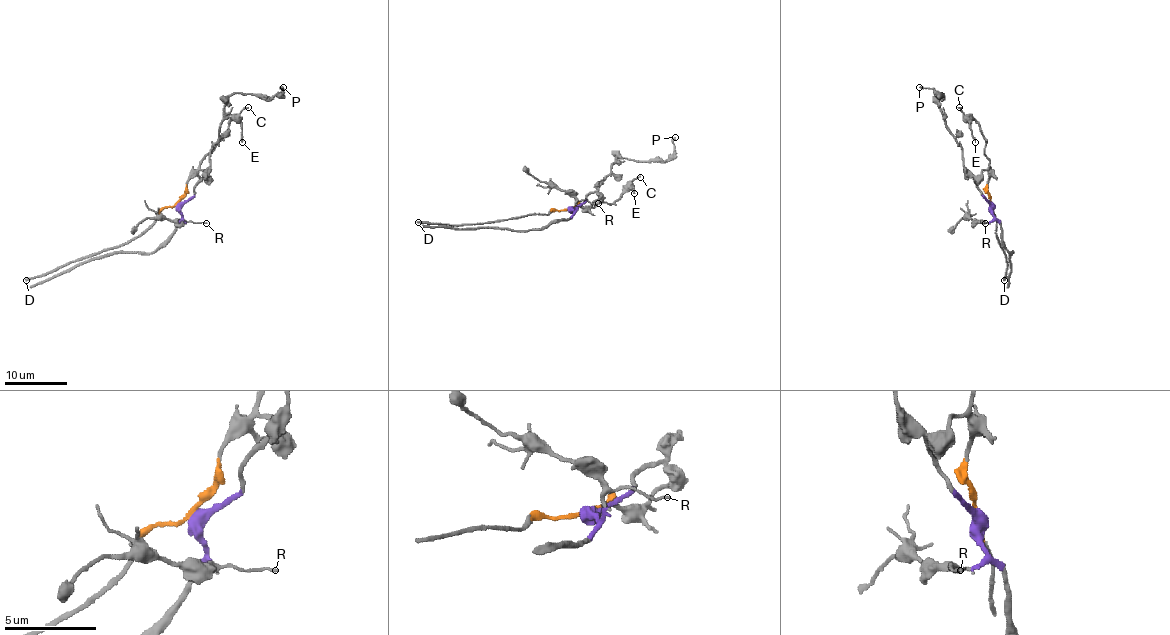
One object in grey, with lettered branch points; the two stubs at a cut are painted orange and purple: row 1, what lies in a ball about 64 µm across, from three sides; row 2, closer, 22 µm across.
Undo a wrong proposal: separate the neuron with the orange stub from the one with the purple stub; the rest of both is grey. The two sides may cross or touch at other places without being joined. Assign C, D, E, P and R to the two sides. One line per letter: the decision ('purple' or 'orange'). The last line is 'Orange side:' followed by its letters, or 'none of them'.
C: orange
D: orange
E: orange
P: purple
R: purple
Orange side: C, D, E

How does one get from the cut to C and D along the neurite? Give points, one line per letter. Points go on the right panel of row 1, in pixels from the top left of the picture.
C: (991, 203), (988, 188), (990, 161), (985, 156), (983, 134), (977, 123), (958, 108)
D: (991, 203), (999, 243), (1007, 262), (1004, 281)

